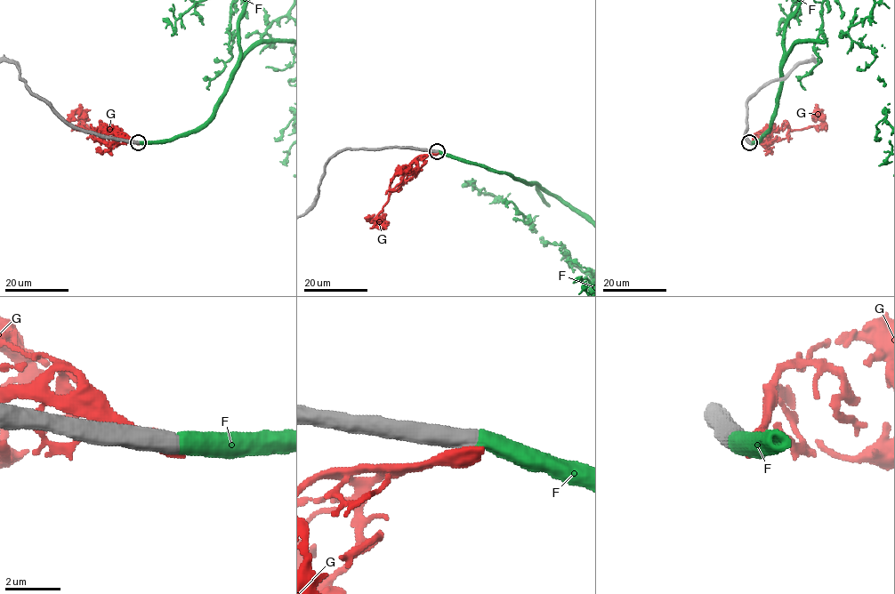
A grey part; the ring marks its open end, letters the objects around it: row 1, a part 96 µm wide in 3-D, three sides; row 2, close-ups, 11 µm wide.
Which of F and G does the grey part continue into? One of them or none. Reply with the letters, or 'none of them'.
F

